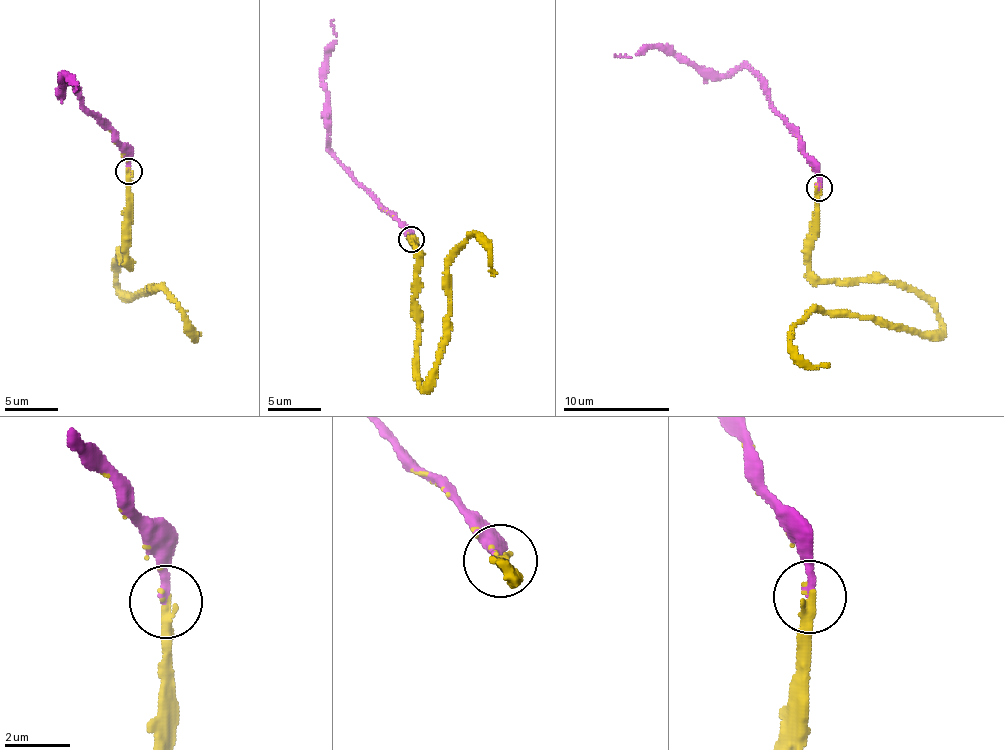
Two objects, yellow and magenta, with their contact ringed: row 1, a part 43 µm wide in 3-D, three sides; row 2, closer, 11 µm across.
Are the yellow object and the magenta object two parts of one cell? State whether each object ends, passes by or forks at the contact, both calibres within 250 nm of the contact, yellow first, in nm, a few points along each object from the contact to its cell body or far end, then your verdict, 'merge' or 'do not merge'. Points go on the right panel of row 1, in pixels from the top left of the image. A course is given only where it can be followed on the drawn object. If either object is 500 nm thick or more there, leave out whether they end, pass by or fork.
yellow passes by; magenta ends there; 220 nm thick on the yellow side, 240 nm on the other; yellow runs (818, 187), (810, 272), (900, 281), (940, 327), (808, 310), (791, 346), (829, 364); magenta runs (818, 187), (818, 166), (749, 68), (699, 72), (656, 47), (643, 47), (631, 57), (615, 54); merge

